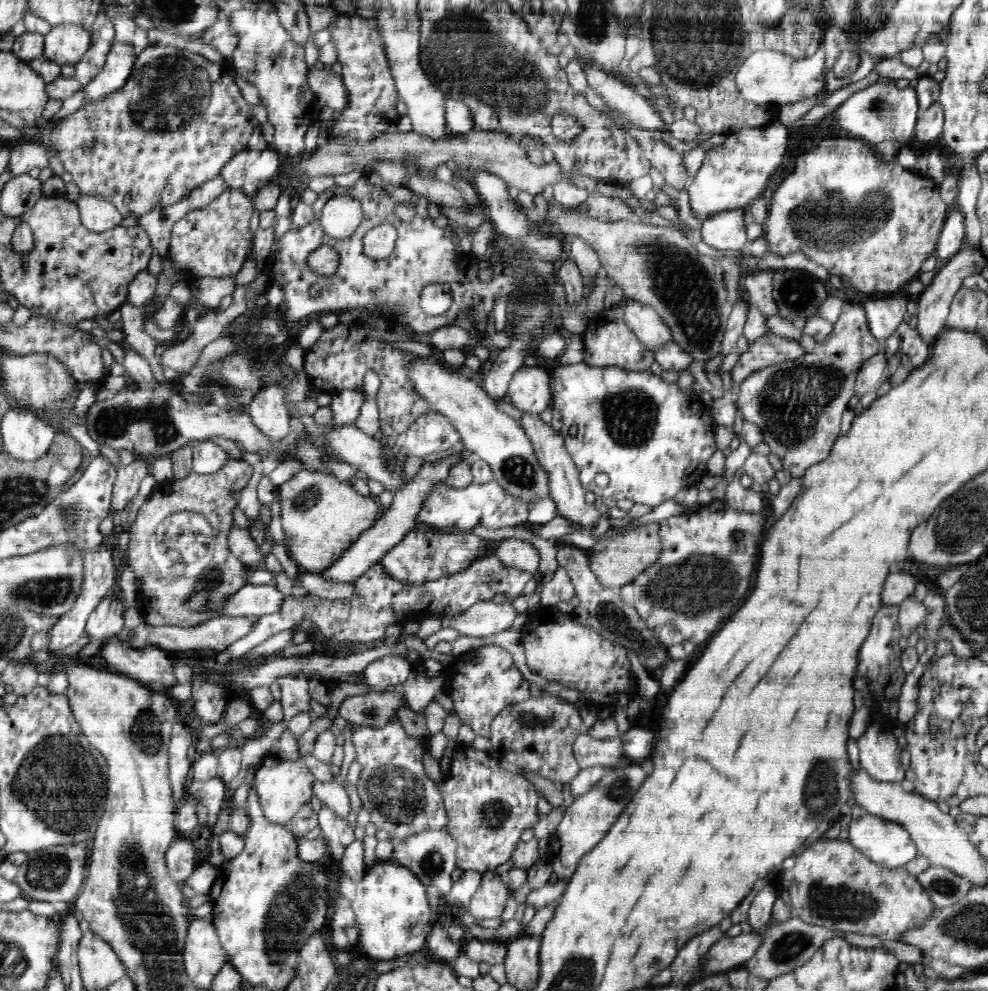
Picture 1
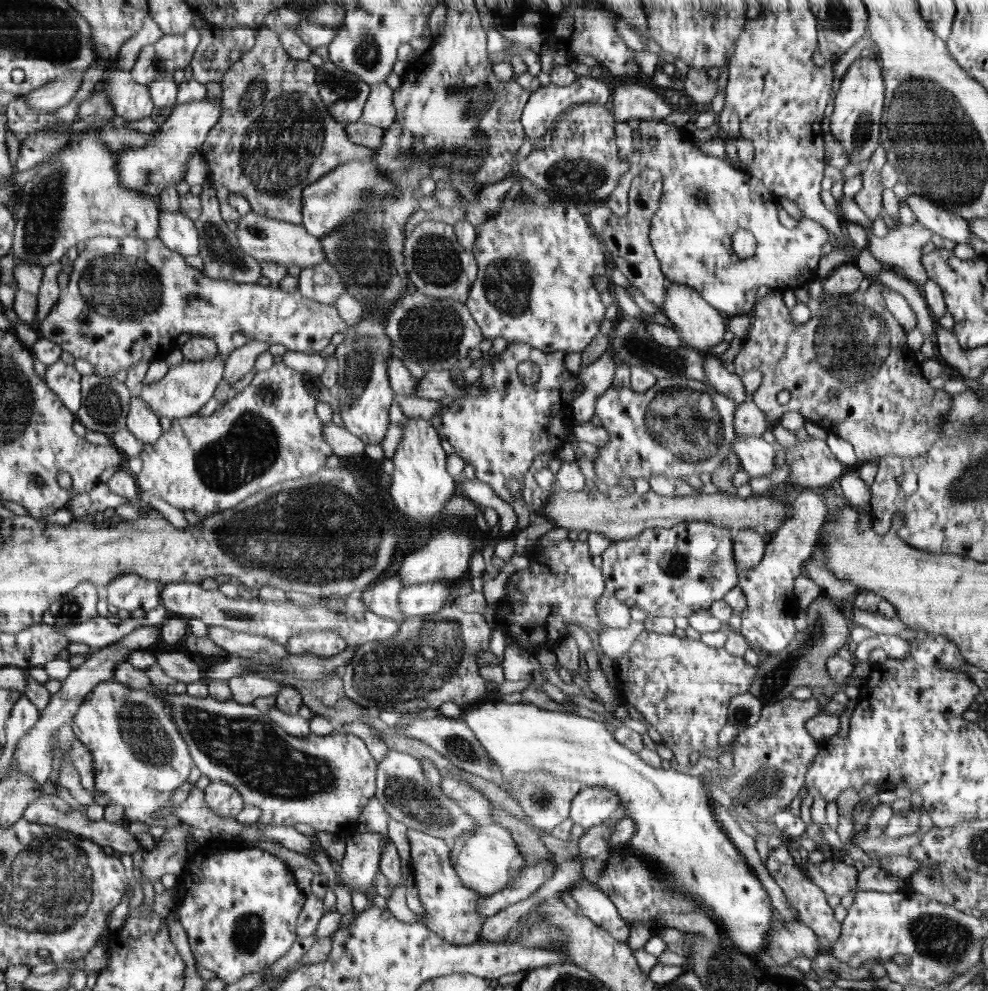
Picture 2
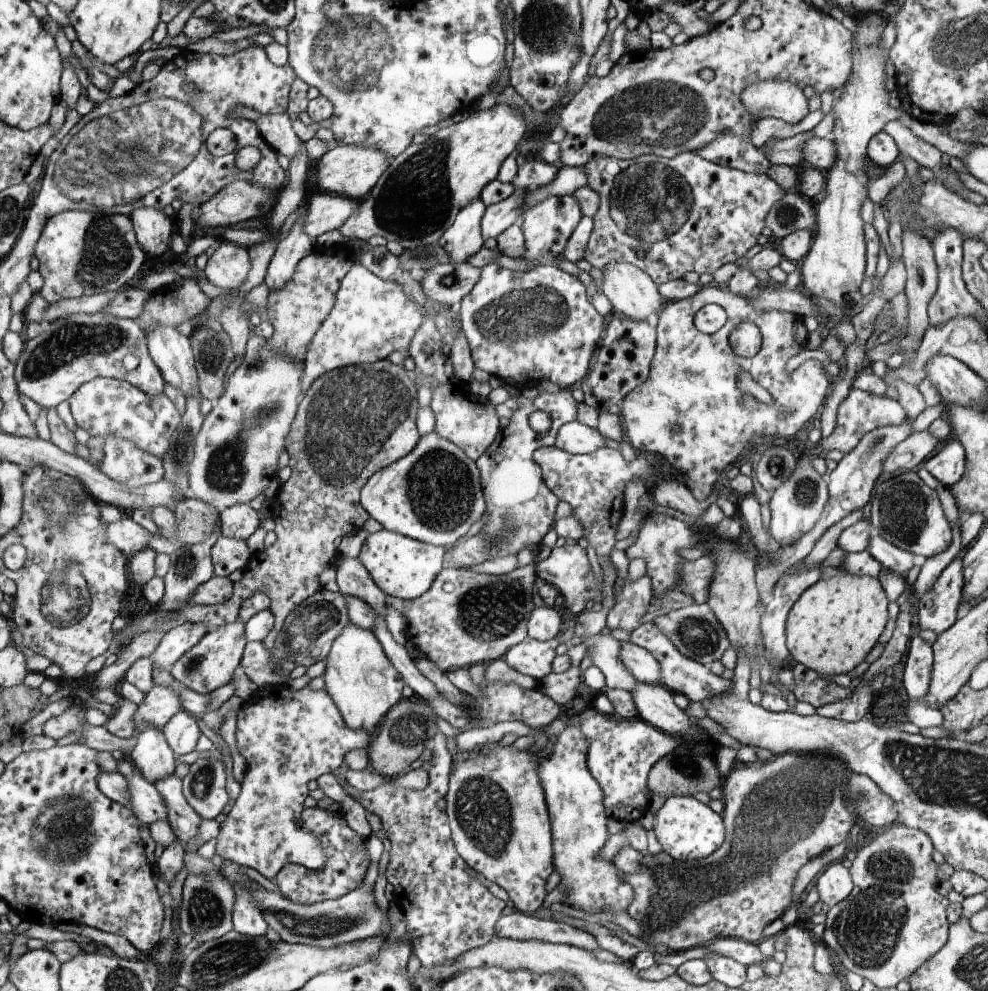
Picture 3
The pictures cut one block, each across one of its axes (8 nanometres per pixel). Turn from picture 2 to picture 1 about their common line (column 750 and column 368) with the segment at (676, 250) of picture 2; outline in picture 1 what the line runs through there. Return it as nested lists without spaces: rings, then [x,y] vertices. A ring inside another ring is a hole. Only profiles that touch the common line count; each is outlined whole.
[[[377,173],[362,176],[349,188],[341,187],[335,183],[323,193],[316,194],[314,199],[314,222],[304,228],[292,228],[285,235],[282,235],[277,240],[277,244],[274,242],[271,246],[268,257],[267,271],[273,277],[272,281],[282,290],[282,293],[284,293],[283,296],[286,299],[286,303],[284,304],[285,312],[281,321],[285,330],[290,331],[296,326],[296,322],[300,322],[300,320],[304,320],[304,318],[307,317],[312,318],[320,314],[328,313],[328,310],[340,310],[340,308],[343,308],[344,310],[348,310],[349,308],[380,310],[382,306],[386,306],[386,308],[392,308],[392,314],[394,314],[402,324],[410,326],[410,329],[407,331],[409,336],[424,338],[430,334],[432,330],[437,330],[437,328],[446,326],[446,324],[452,324],[452,322],[456,320],[456,318],[433,317],[424,313],[424,309],[420,306],[420,294],[421,291],[430,284],[456,282],[456,284],[460,286],[460,290],[464,290],[464,292],[460,292],[460,312],[466,310],[466,308],[476,310],[476,312],[478,312],[478,314],[476,314],[478,320],[486,320],[486,314],[492,310],[492,304],[494,304],[494,298],[496,298],[496,296],[504,296],[504,298],[506,298],[506,296],[510,296],[512,292],[520,292],[522,288],[528,288],[528,286],[530,286],[530,280],[528,280],[530,275],[527,275],[525,282],[522,282],[522,278],[516,276],[516,270],[514,270],[514,268],[506,268],[504,274],[502,274],[500,278],[493,278],[492,282],[490,282],[490,286],[478,286],[478,288],[476,288],[476,284],[464,284],[468,270],[470,270],[470,282],[476,282],[476,276],[478,276],[479,273],[478,262],[476,262],[476,258],[474,258],[474,262],[466,262],[466,260],[464,260],[466,256],[456,254],[456,246],[454,246],[454,242],[452,242],[452,232],[448,232],[448,230],[444,230],[444,228],[438,228],[438,226],[434,224],[433,219],[435,214],[433,207],[430,206],[429,198],[424,198],[421,193],[416,194],[414,190],[408,190],[408,188],[404,188],[404,186],[394,188],[394,186],[386,184]],[[340,194],[342,194],[342,196],[352,197],[352,199],[356,199],[360,202],[363,215],[362,222],[360,222],[360,225],[357,227],[352,237],[329,239],[329,237],[324,234],[319,219],[322,217],[324,206],[327,204],[328,200],[335,195],[339,196]],[[397,203],[417,204],[414,206],[416,214],[414,214],[412,222],[403,222],[395,214]],[[385,223],[392,224],[396,227],[397,239],[395,240],[394,250],[392,251],[392,254],[386,258],[372,259],[364,254],[364,241],[362,241],[364,240],[364,237],[362,236],[364,236],[368,230],[372,230],[372,228]],[[322,244],[333,246],[339,253],[338,270],[336,270],[334,276],[330,276],[329,278],[313,277],[311,268],[309,268],[308,263],[306,263],[306,256],[310,256],[310,252],[314,252],[314,250],[316,250],[318,246],[322,246]]]

